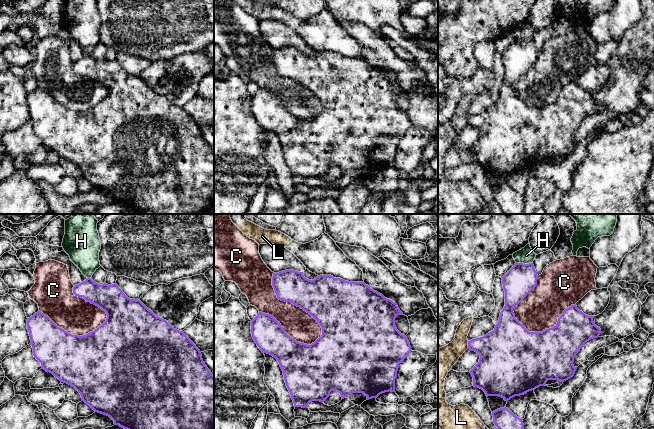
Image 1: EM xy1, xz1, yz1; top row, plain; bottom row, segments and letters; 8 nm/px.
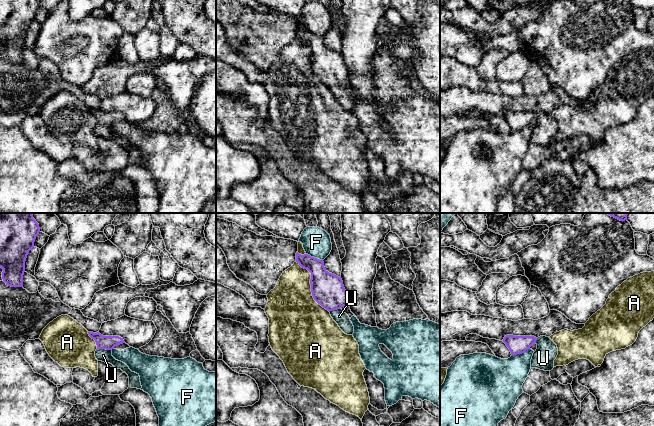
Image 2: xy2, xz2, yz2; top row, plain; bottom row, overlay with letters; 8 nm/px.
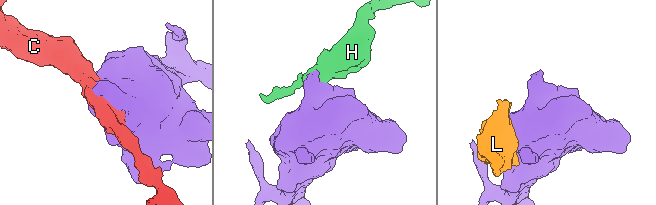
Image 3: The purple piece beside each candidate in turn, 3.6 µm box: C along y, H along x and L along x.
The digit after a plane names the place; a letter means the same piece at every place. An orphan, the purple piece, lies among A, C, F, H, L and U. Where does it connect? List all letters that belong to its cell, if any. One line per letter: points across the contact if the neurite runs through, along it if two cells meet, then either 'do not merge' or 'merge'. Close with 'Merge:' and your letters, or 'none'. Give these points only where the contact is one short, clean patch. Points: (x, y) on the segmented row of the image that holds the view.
A: do not merge
C: do not merge
F: do not merge
H: do not merge
L: do not merge
U: runs through xy2 (103, 342), (104, 348), (103, 355); merge
Merge: U

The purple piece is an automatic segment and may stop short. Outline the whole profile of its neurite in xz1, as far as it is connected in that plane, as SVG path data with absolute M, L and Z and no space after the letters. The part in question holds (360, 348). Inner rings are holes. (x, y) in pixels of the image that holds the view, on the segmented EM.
M294 270L273 273L272 286L279 300L300 307L322 328L321 337L307 345L291 338L269 314L259 312L251 321L251 333L255 343L262 352L272 355L279 362L295 407L308 407L312 401L324 402L331 391L339 392L342 399L352 393L363 393L367 400L377 398L385 392L395 392L398 365L412 351L407 337L395 326L395 318L403 315L395 302L374 291L364 282L349 282L331 275L320 275L309 280L304 277L303 272Z

